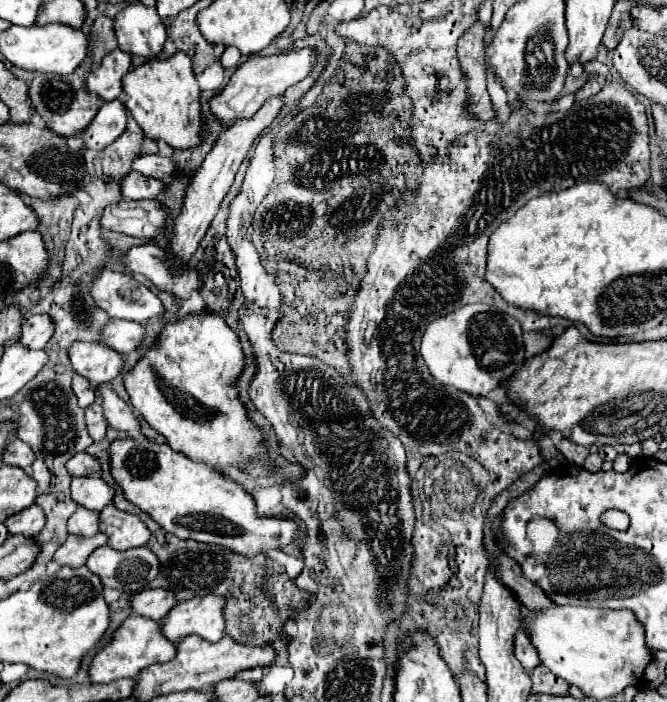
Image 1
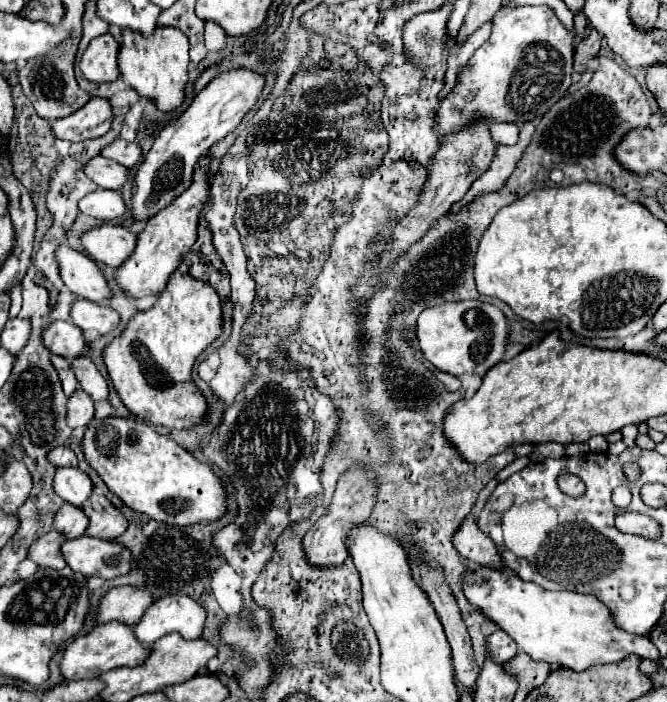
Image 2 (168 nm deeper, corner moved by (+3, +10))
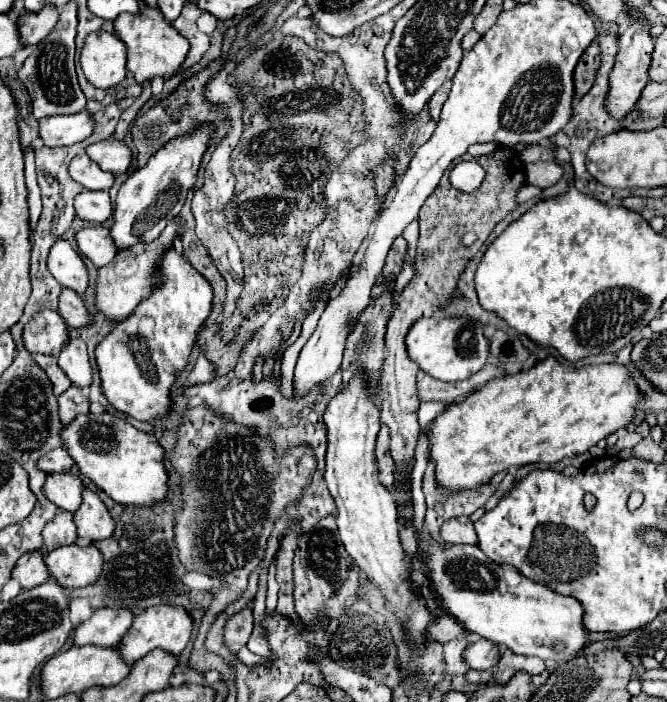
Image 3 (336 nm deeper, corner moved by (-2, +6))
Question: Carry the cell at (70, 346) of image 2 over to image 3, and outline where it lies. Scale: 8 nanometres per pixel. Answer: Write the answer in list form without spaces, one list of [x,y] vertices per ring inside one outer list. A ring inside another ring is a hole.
[[[52,310],[36,314],[24,326],[24,344],[34,354],[58,356],[64,344],[68,344],[68,340],[70,334],[68,326],[64,324],[64,318]]]

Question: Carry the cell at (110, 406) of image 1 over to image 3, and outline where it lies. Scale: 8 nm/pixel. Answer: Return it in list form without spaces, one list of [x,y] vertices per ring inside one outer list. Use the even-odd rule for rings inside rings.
[[[72,338],[68,346],[58,356],[58,366],[66,372],[66,376],[82,390],[92,386],[92,366],[88,360],[86,344],[80,338]]]

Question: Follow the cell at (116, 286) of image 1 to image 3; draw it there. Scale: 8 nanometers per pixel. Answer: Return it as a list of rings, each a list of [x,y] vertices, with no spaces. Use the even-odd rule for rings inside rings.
[[[58,240],[48,256],[50,274],[64,286],[78,294],[84,294],[88,288],[88,270],[80,254],[66,242]]]

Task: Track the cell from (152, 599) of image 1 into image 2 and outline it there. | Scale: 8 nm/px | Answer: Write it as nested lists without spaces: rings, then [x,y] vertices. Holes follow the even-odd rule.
[[[131,586],[111,588],[99,602],[95,624],[119,620],[127,626],[135,626],[139,622],[139,616],[143,616],[143,612],[151,604],[153,604],[151,596],[147,596],[147,592],[139,592],[139,588]]]

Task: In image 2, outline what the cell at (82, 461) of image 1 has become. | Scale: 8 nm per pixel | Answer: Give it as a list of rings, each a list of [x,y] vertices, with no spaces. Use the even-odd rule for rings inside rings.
[[[53,448],[49,454],[47,454],[47,460],[53,464],[53,466],[77,466],[77,456],[73,450],[69,448]]]

